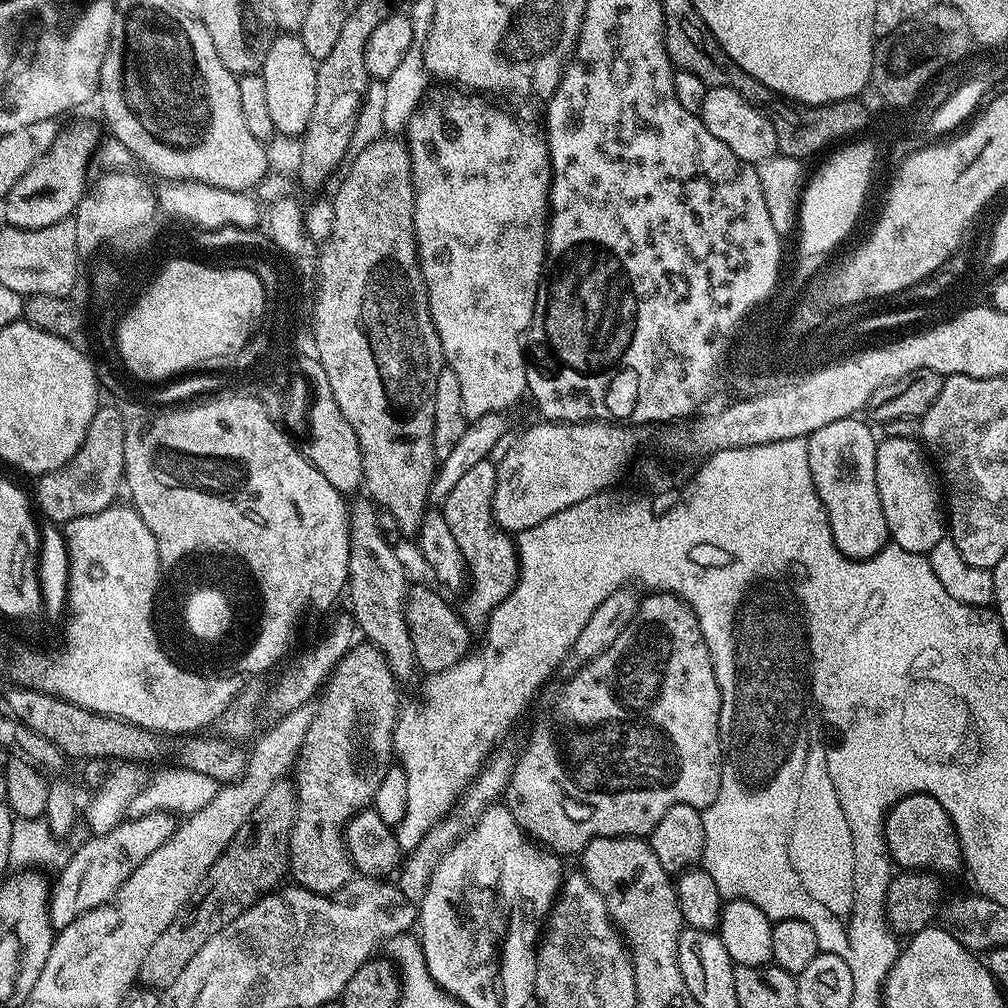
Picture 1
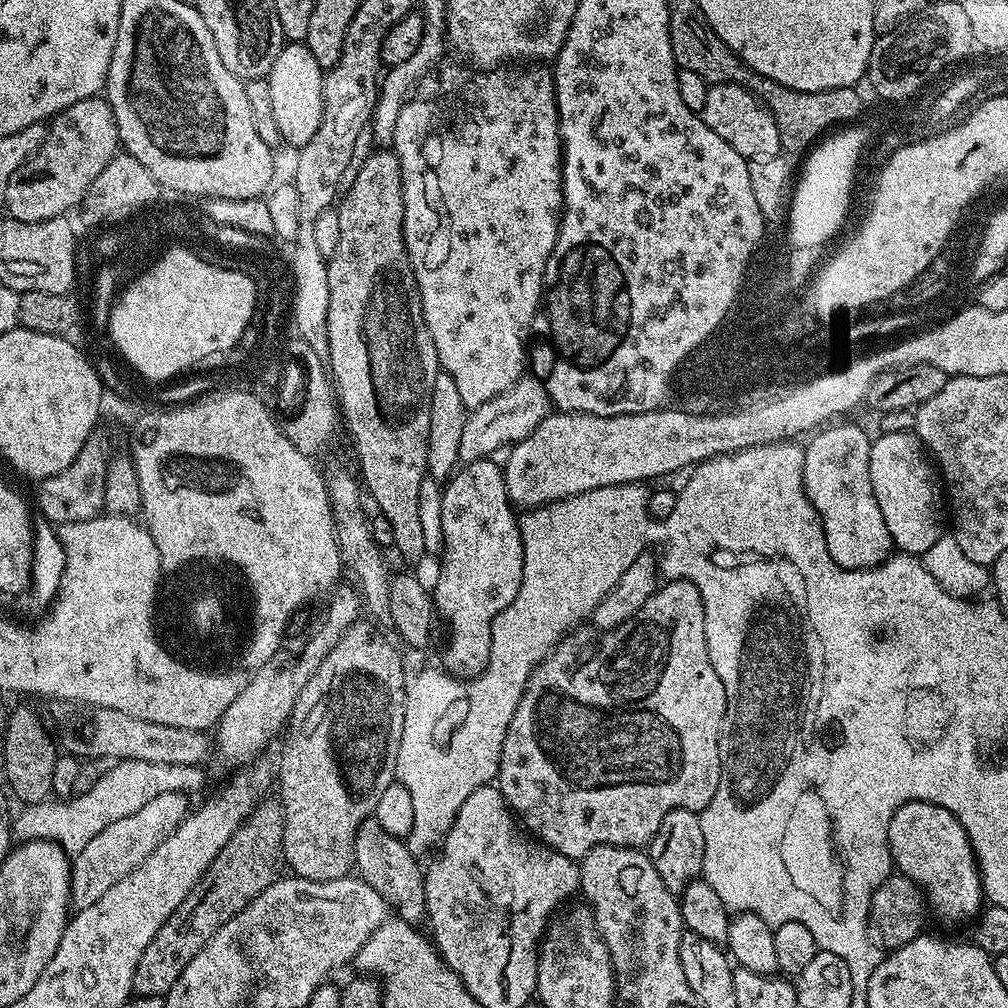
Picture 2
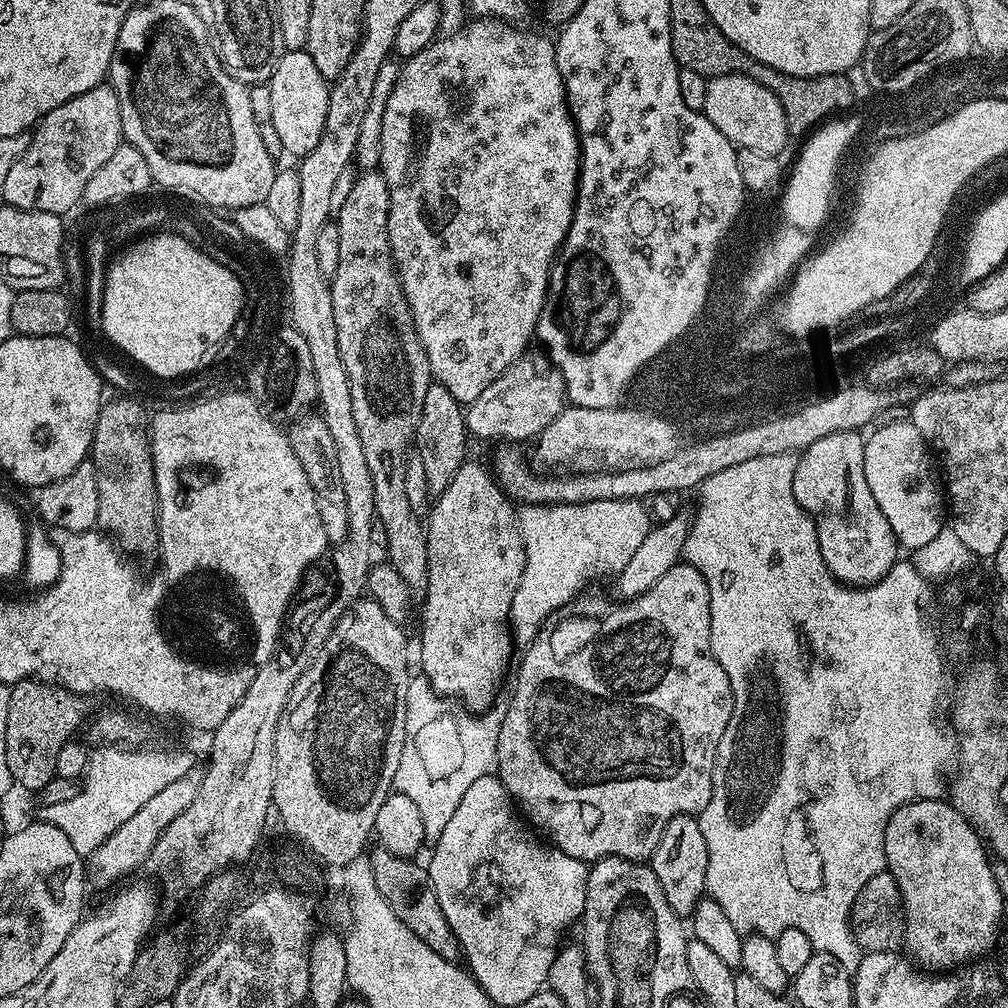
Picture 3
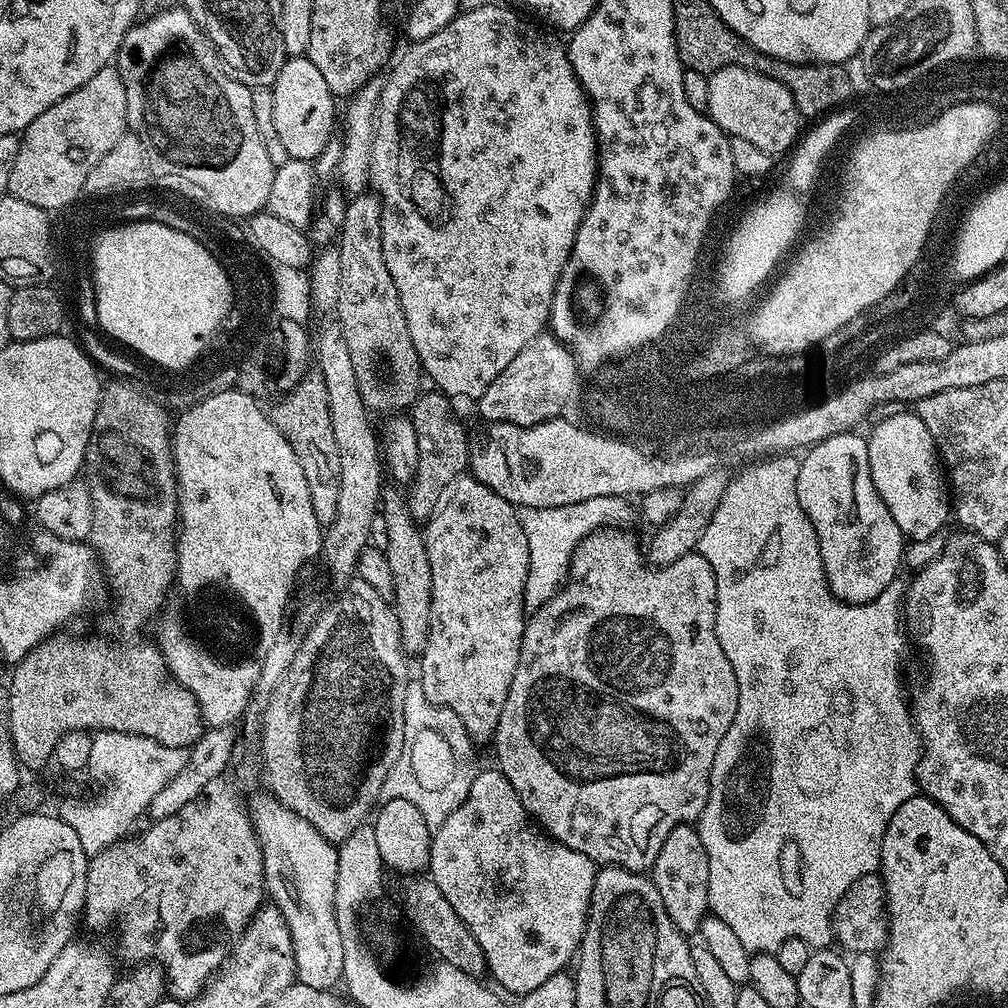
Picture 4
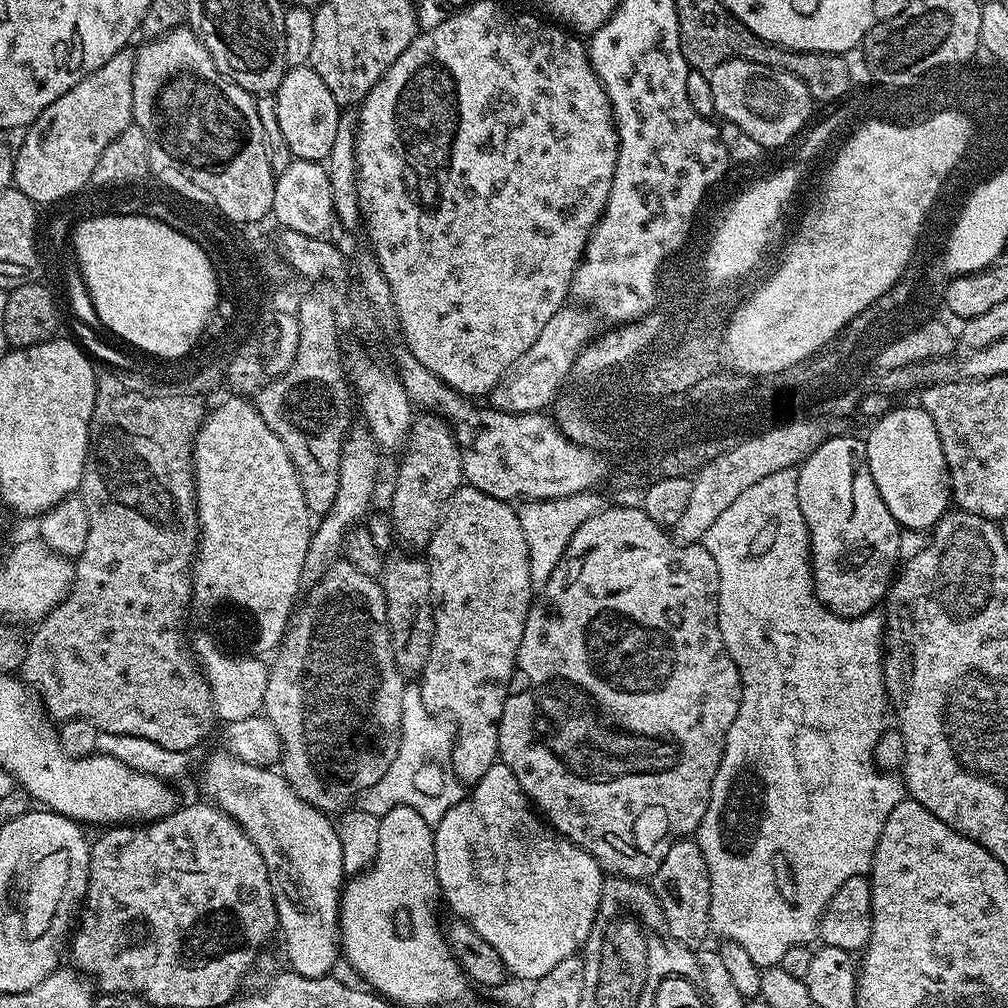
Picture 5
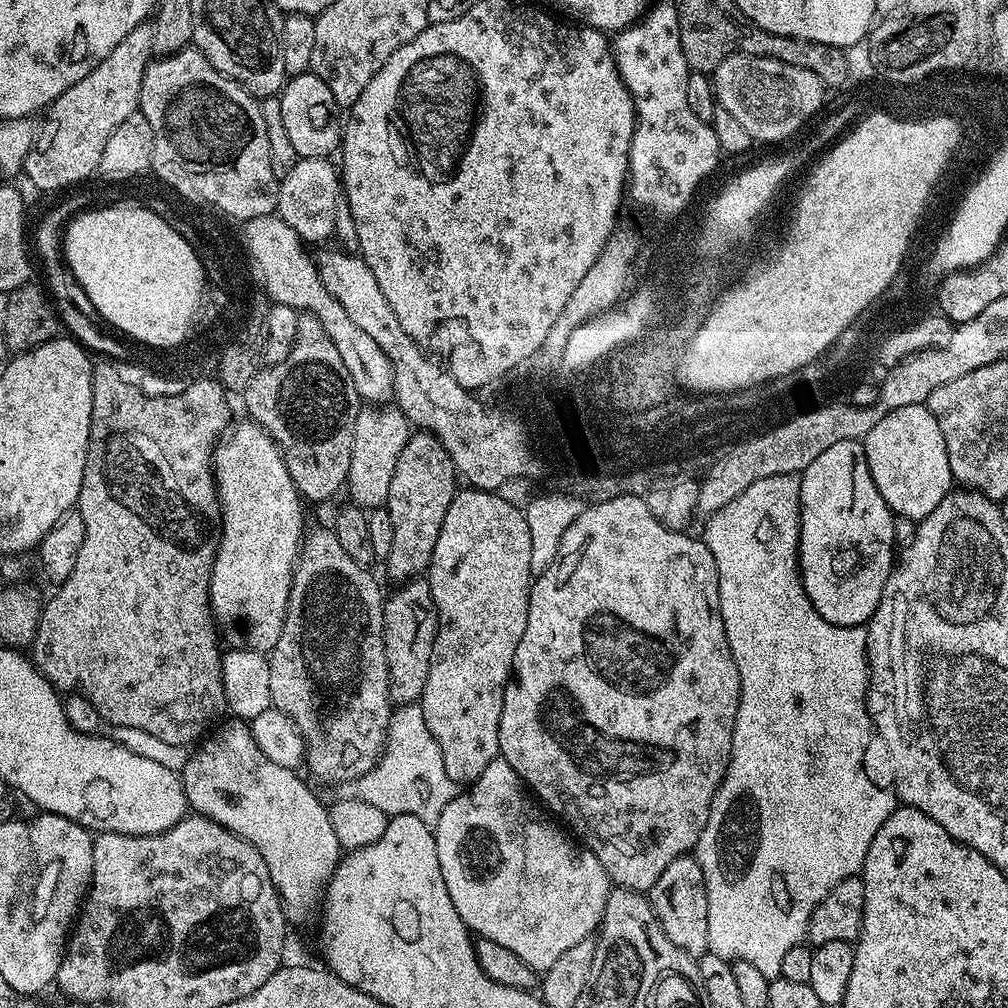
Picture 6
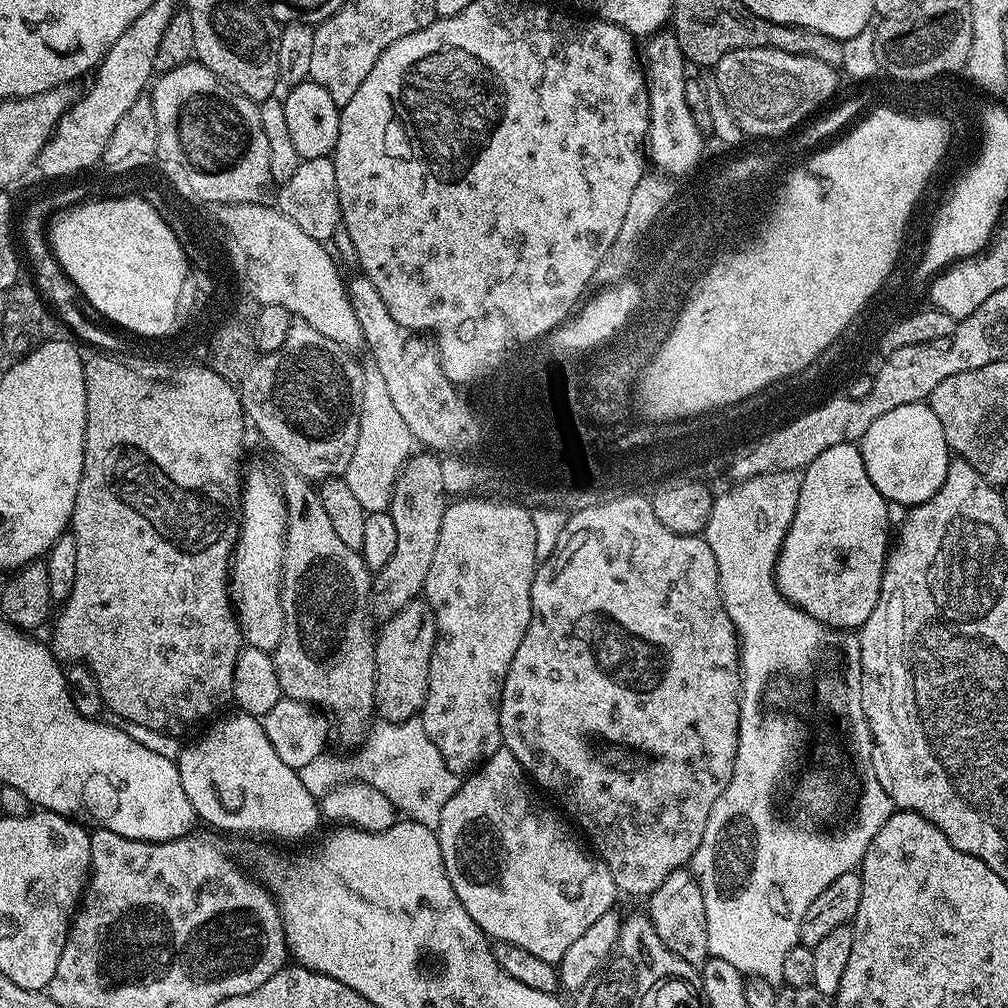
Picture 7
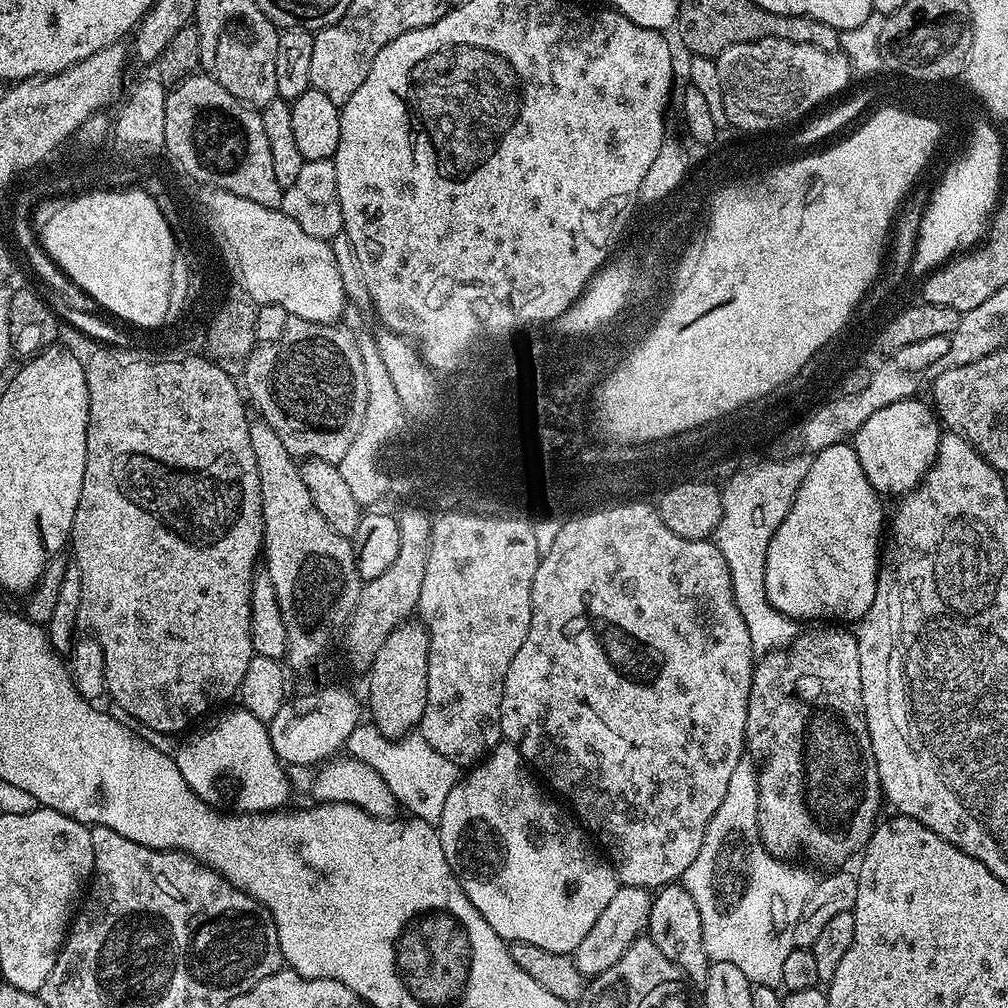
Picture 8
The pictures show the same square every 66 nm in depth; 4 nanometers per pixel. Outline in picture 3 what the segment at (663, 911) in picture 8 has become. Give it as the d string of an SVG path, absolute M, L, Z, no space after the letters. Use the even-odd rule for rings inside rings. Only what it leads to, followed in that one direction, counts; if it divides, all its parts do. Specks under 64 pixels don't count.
M695 815L670 818L658 838L658 846L654 850L650 866L658 878L658 886L662 886L662 894L666 894L670 910L674 910L676 916L691 917L696 903L705 895L708 886L707 865L706 838L702 838L699 819Z

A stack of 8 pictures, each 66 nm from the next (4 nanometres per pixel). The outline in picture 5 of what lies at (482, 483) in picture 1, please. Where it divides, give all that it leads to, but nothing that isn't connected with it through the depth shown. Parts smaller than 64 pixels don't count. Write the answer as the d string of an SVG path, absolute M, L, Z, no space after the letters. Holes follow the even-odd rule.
M457 488L444 509L444 515L440 517L440 524L432 531L426 559L436 621L430 658L426 658L426 666L418 677L418 687L422 702L426 702L429 710L443 714L454 725L452 769L461 784L471 786L479 782L492 764L497 763L502 706L506 706L508 688L512 684L512 674L516 671L522 630L534 599L530 554L517 509L509 501L482 494L482 490L477 488Z

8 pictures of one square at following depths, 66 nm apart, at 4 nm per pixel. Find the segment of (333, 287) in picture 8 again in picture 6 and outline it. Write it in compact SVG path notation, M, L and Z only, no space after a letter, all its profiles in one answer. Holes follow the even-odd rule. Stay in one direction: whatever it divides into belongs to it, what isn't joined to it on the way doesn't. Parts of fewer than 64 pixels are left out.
M276 214L244 222L248 230L252 265L256 276L260 277L260 284L269 301L297 310L306 310L307 315L316 316L318 322L322 322L330 342L338 346L338 354L342 354L342 363L346 365L346 370L350 370L350 378L354 378L354 386L361 401L372 406L387 405L394 396L394 378L386 354L382 354L378 342L374 342L374 338L370 338L370 334L362 330L362 326L354 326L350 314L346 314L346 310L342 310L340 303L322 286L315 259L304 253L305 245L300 236L294 234L294 230L290 230L290 226L286 226L286 222Z

